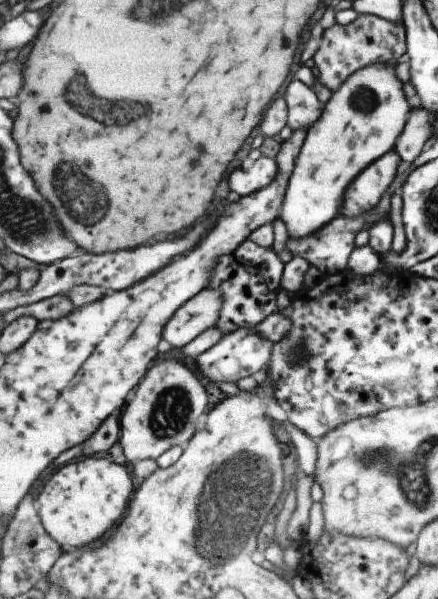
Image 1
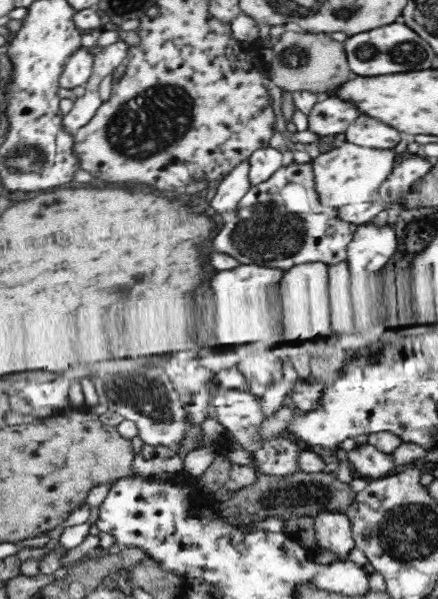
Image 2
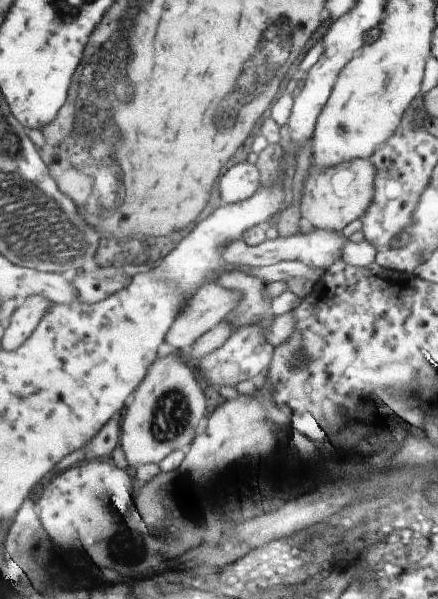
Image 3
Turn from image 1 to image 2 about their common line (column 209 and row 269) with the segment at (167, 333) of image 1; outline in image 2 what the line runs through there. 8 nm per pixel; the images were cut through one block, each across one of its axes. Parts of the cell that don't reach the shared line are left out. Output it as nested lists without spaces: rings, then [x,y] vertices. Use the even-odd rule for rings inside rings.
[[[310,262],[298,264],[284,274],[280,284],[282,332],[288,340],[310,340],[312,336],[334,334],[330,318],[330,267],[324,262]]]

